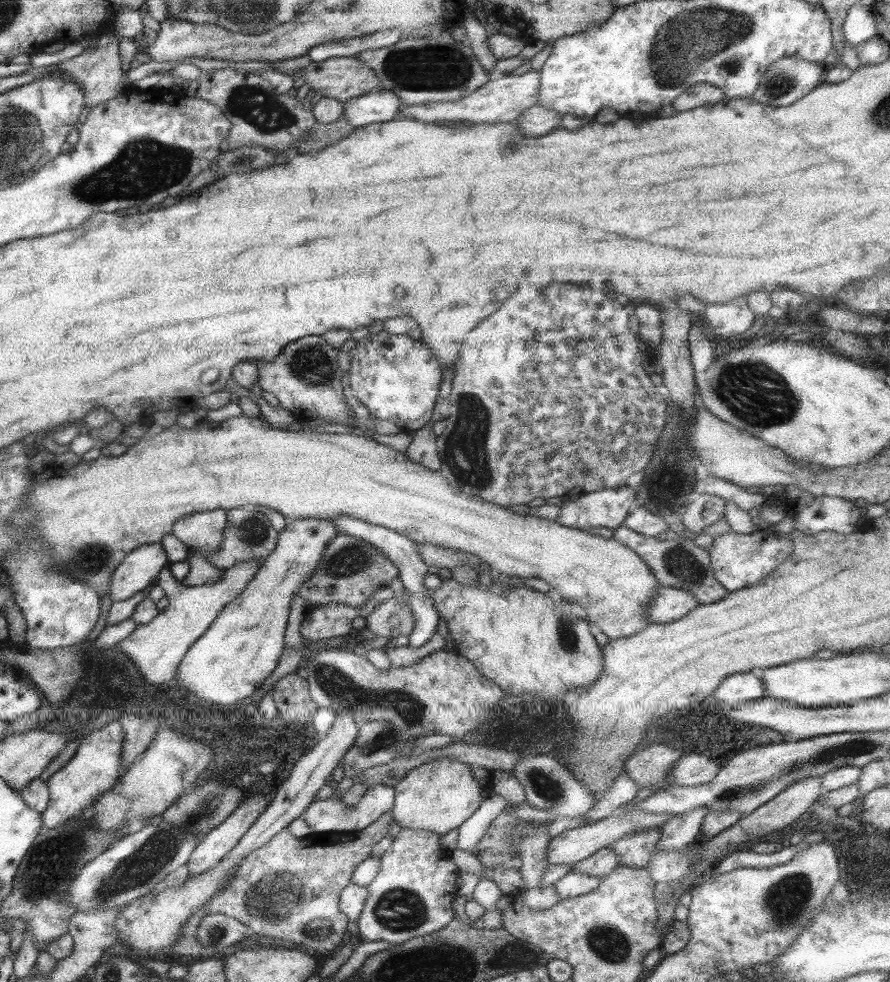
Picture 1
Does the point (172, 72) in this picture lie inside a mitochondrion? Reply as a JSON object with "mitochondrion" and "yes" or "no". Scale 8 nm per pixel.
{"mitochondrion":"no"}

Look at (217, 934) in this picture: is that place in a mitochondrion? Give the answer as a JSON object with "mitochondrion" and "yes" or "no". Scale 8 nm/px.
{"mitochondrion":"yes"}

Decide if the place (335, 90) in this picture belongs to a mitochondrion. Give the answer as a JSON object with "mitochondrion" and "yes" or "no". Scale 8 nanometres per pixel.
{"mitochondrion":"no"}

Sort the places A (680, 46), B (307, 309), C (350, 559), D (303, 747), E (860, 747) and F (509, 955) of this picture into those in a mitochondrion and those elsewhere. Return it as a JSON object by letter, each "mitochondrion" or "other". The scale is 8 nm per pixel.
{"A":"mitochondrion","B":"other","C":"mitochondrion","D":"other","E":"mitochondrion","F":"mitochondrion"}

